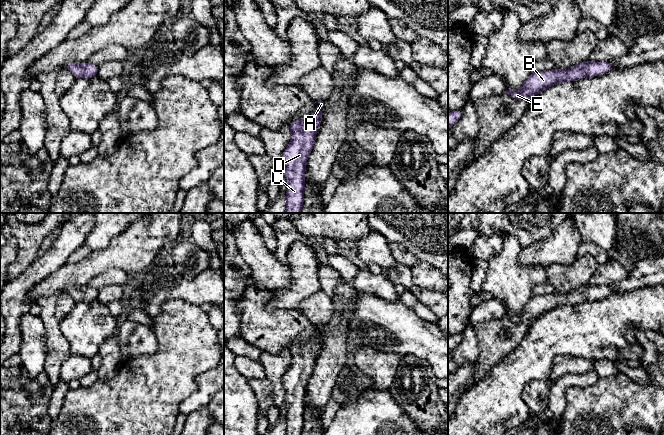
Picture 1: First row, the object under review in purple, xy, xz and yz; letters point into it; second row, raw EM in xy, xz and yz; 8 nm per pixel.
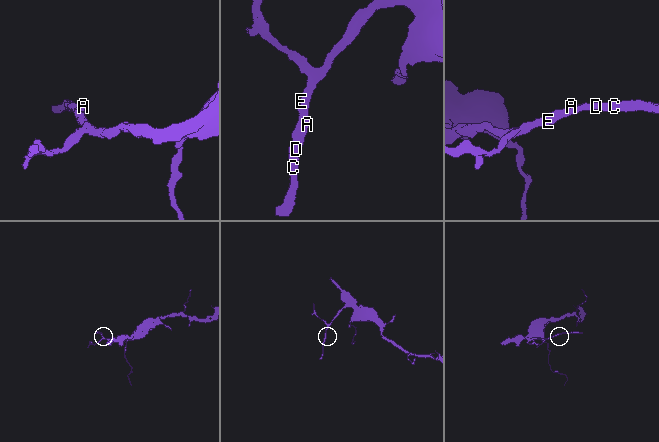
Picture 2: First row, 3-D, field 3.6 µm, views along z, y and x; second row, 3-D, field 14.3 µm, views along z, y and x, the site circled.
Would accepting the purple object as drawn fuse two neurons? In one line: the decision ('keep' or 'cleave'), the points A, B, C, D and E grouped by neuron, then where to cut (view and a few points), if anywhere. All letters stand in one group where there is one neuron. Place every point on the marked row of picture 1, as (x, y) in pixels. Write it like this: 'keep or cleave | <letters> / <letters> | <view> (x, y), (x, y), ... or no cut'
keep | A B C D E | no cut

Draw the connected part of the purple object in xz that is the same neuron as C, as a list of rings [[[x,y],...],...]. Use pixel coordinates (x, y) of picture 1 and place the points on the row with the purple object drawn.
[[[322,101],[315,102],[319,104],[319,108],[309,118],[298,118],[289,126],[289,131],[291,132],[292,138],[288,147],[284,150],[282,154],[285,164],[285,178],[288,181],[286,192],[286,213],[302,213],[306,162],[315,143],[317,128],[321,125],[322,107],[324,106],[324,102]]]

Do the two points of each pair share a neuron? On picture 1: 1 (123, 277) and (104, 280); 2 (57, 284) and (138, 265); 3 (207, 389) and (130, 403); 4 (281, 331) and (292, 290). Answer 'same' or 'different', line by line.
1: same
2: same
3: different
4: different

